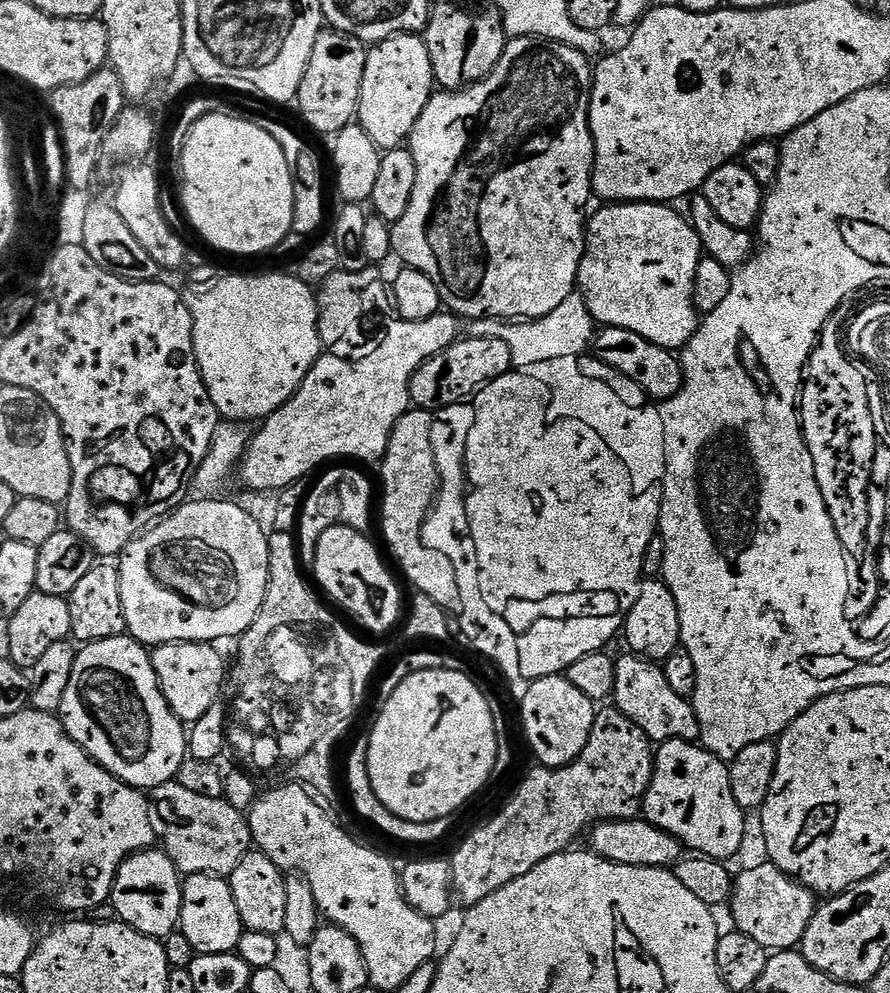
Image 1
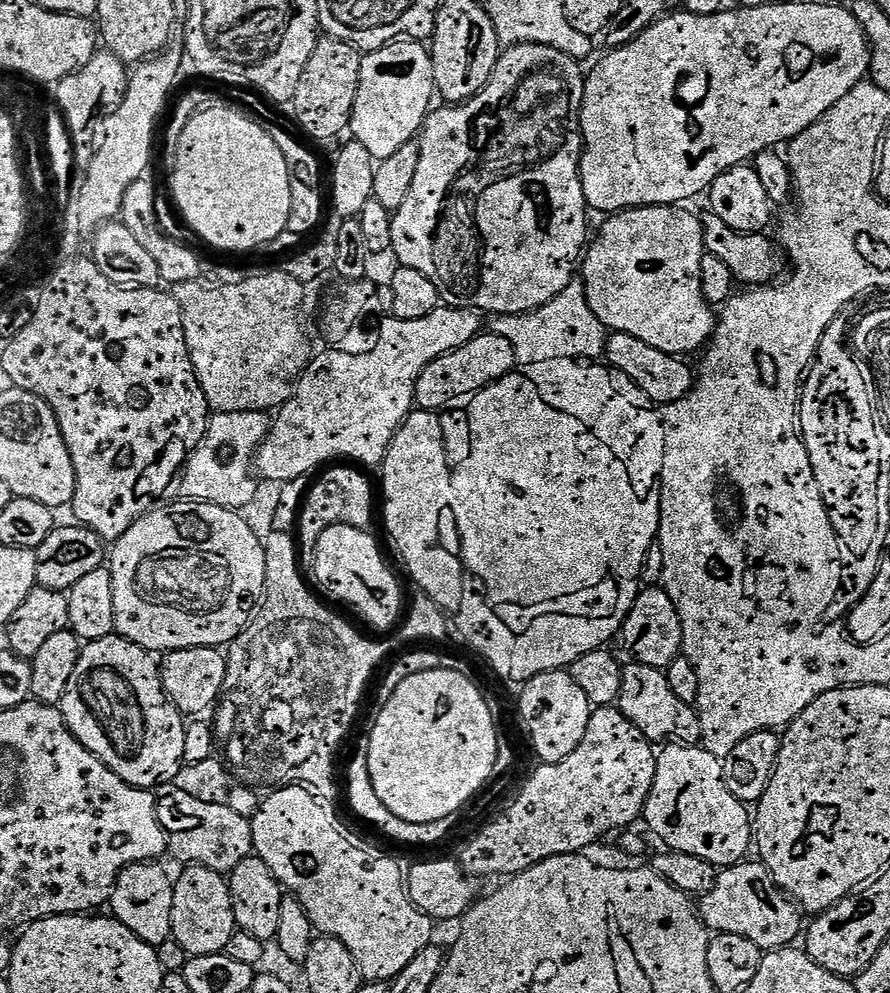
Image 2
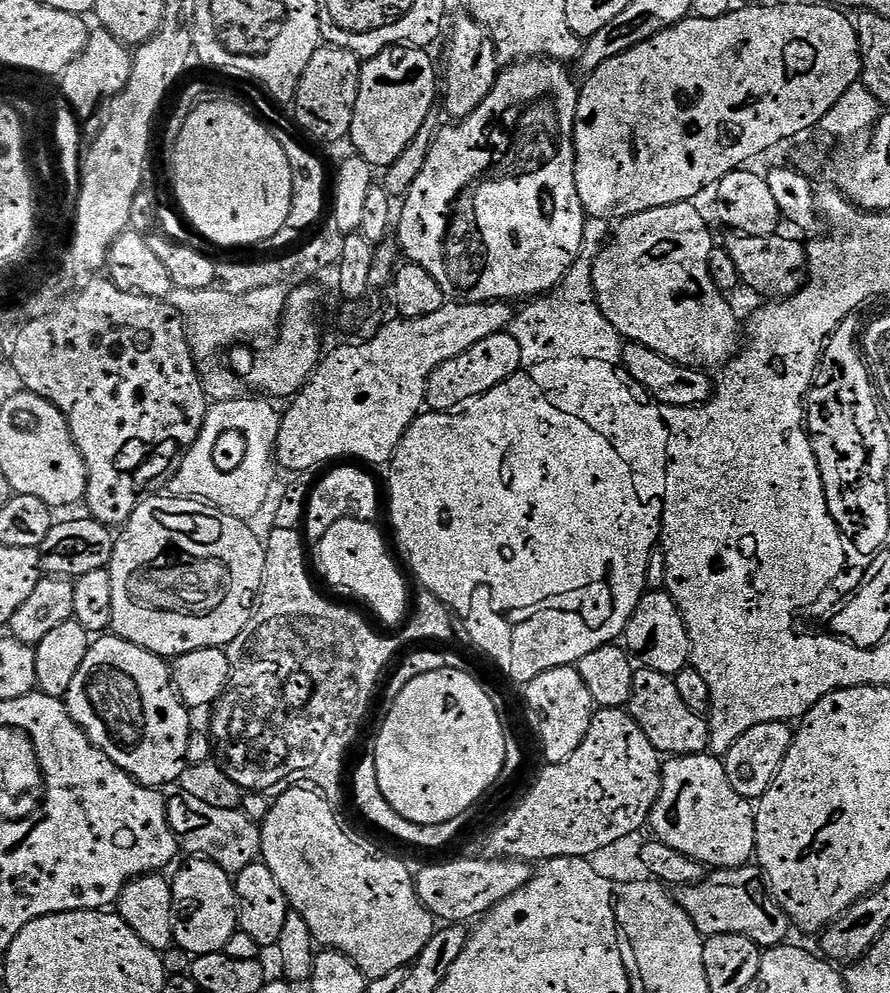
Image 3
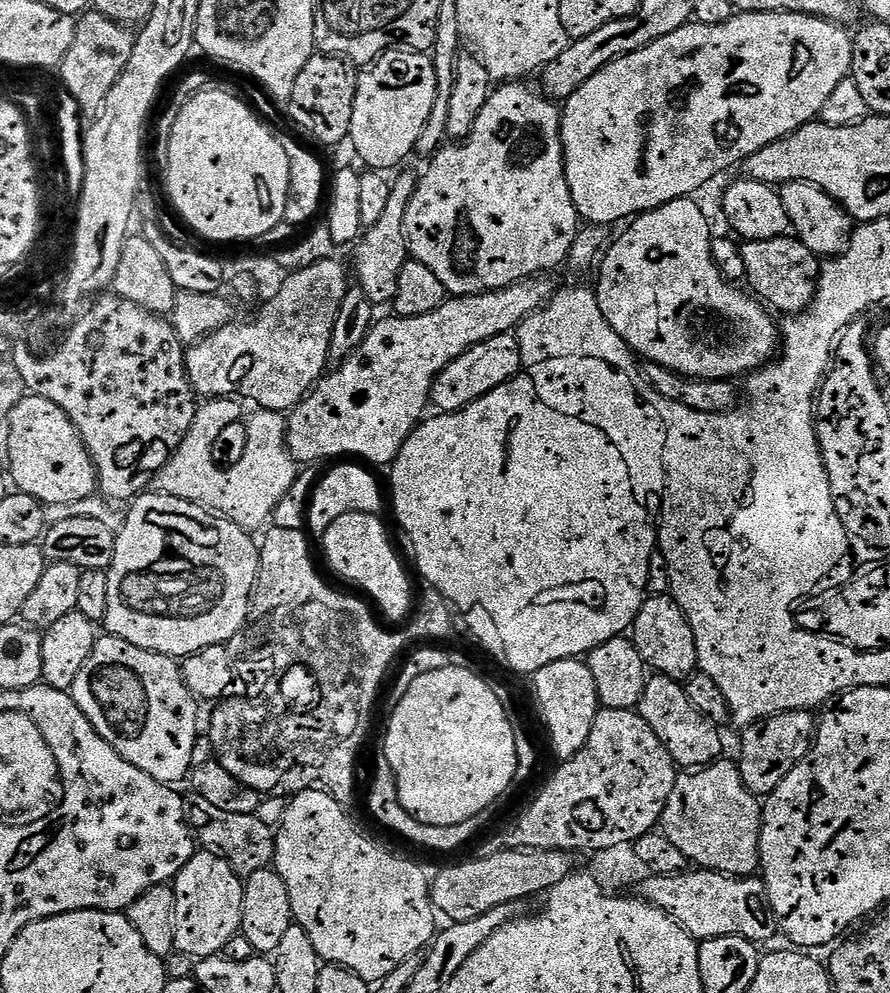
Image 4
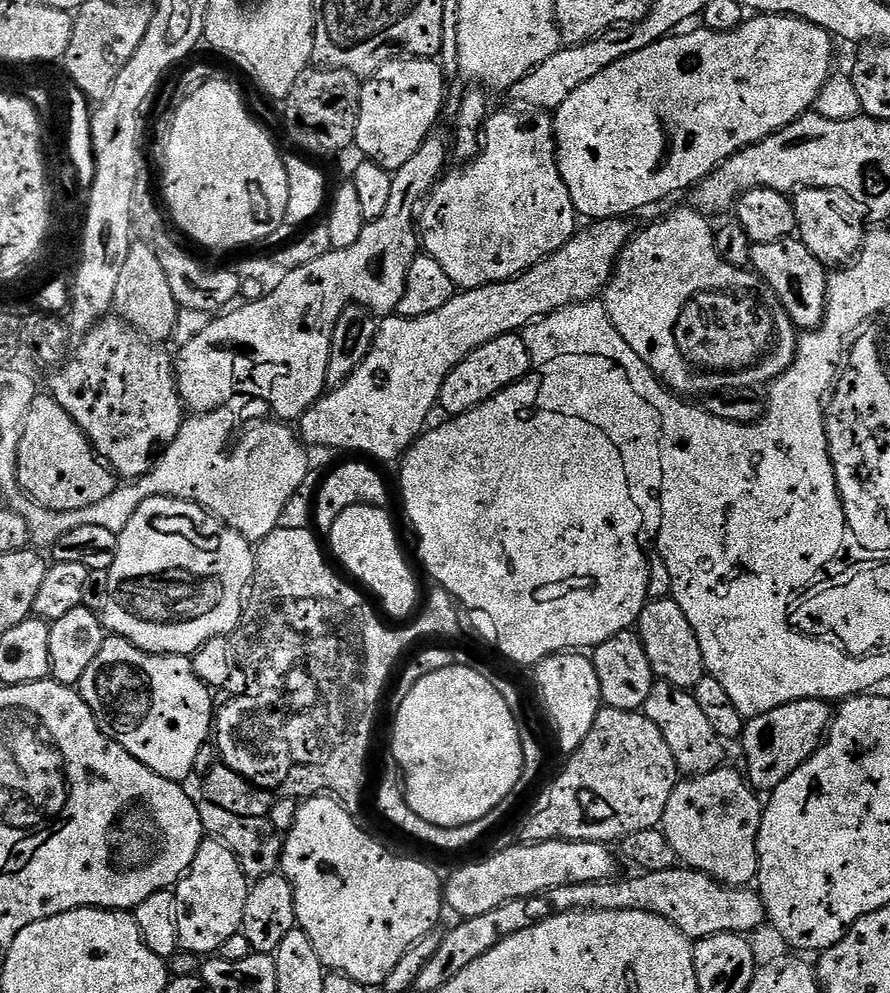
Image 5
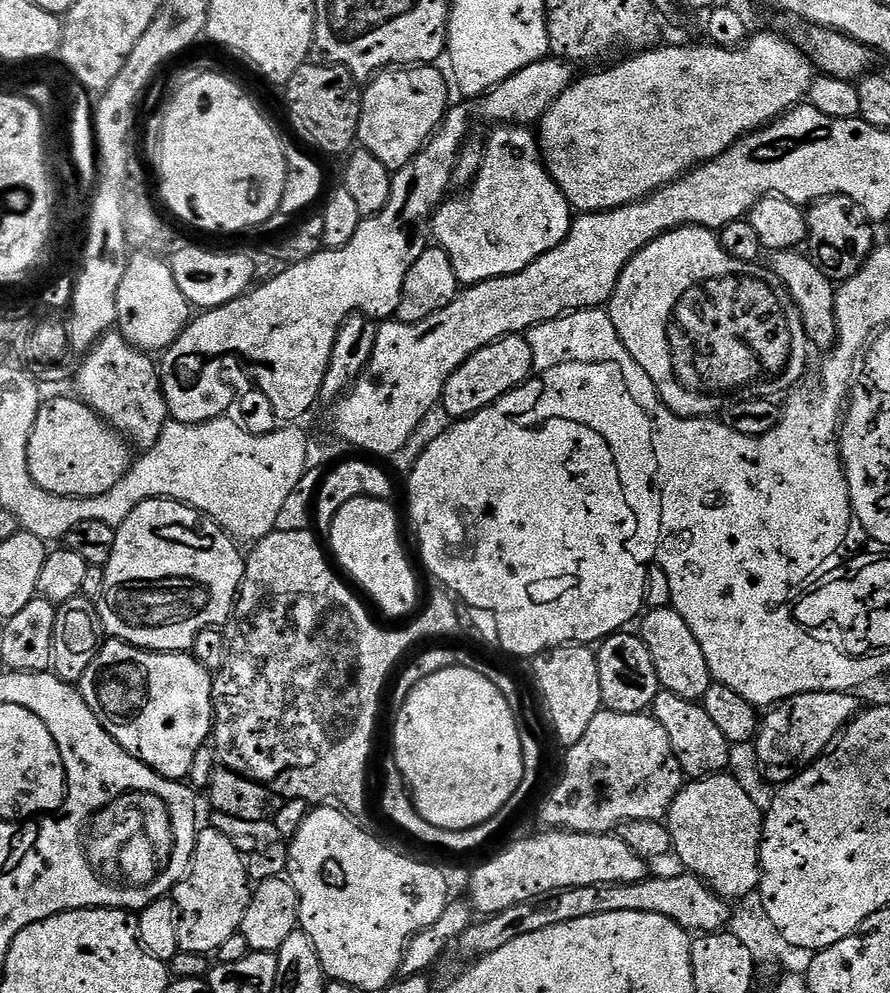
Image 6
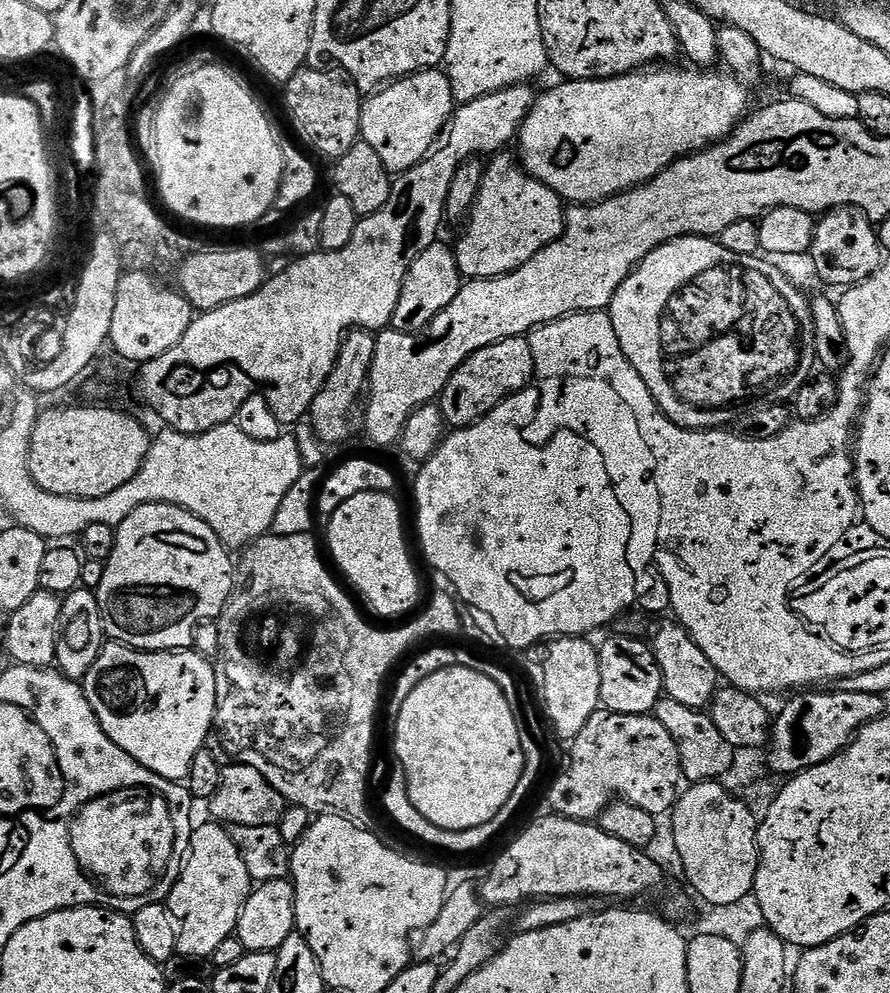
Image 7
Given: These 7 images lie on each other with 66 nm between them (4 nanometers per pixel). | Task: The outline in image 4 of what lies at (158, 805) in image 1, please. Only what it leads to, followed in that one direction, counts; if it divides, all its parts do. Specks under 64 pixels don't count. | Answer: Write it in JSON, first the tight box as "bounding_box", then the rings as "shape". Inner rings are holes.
{"bounding_box":[186,795,276,878],"shape":[[[193,795],[191,799],[186,808],[188,823],[201,849],[223,856],[242,878],[269,867],[275,861],[276,833],[273,828],[266,826],[266,822],[259,820],[256,815],[230,814],[226,810],[218,810],[218,806],[198,795]]]}

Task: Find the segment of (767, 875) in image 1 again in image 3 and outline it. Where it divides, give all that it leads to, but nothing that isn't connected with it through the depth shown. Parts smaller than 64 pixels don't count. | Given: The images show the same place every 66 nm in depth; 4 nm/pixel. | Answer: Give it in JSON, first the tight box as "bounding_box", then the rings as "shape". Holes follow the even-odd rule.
{"bounding_box":[675,866,790,950],"shape":[[[756,866],[722,868],[705,875],[696,884],[688,884],[675,893],[676,900],[686,910],[690,922],[700,935],[707,938],[718,934],[745,936],[767,950],[789,939],[790,921],[782,906],[772,895],[764,873]]]}

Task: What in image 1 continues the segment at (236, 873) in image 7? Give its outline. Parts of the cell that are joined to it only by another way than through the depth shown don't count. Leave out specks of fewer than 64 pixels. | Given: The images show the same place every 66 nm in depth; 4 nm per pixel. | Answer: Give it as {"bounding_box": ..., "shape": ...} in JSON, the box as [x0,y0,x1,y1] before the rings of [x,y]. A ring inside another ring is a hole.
{"bounding_box":[178,874,245,954],"shape":[[[194,874],[183,877],[182,910],[178,930],[194,946],[197,954],[226,954],[236,952],[240,935],[245,932],[238,906],[234,906],[231,883],[214,874]]]}

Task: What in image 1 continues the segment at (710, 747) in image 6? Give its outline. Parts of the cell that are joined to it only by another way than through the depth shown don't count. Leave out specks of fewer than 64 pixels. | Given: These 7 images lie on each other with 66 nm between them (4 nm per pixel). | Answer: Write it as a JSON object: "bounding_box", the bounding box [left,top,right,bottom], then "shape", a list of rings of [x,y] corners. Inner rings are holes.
{"bounding_box":[611,654,700,742],"shape":[[[627,654],[628,656],[619,657],[616,660],[616,677],[614,678],[614,690],[611,699],[614,701],[614,707],[630,722],[634,722],[653,742],[663,742],[665,740],[686,740],[696,742],[700,739],[700,727],[696,711],[692,709],[691,703],[685,697],[674,694],[670,687],[670,682],[666,682],[666,674],[659,663],[645,660],[643,656]]]}

